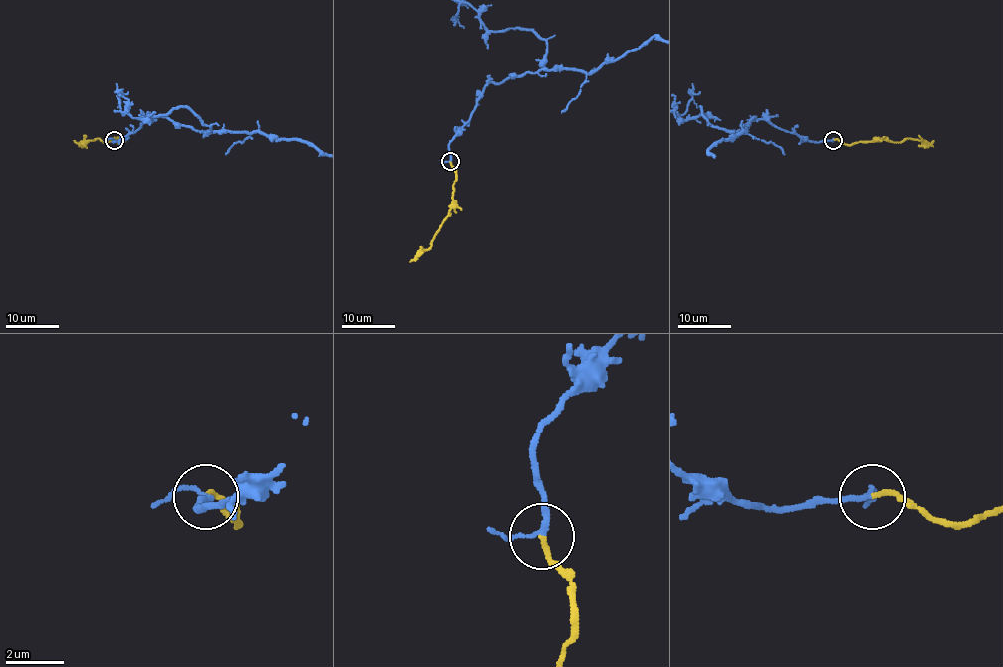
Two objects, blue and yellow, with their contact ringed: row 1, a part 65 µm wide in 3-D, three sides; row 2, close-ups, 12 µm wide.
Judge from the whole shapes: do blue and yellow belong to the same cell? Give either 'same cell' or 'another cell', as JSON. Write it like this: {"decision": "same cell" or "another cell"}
{"decision": "same cell"}

